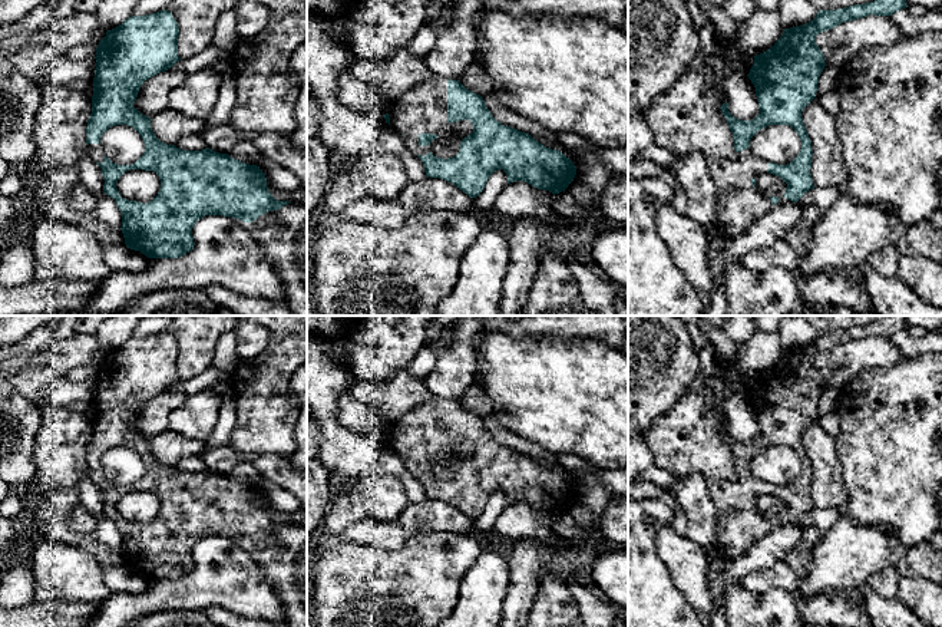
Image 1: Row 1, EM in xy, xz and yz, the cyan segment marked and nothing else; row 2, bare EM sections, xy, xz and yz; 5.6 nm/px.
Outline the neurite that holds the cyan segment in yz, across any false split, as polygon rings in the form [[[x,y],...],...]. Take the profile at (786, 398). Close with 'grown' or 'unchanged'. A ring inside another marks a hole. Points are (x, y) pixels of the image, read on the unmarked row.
[[[888,316],[865,326],[819,331],[812,343],[784,350],[769,372],[754,377],[747,397],[756,409],[760,435],[753,442],[740,442],[730,435],[728,425],[723,425],[720,430],[733,453],[736,478],[715,479],[708,485],[717,508],[717,544],[725,558],[743,557],[779,524],[780,519],[763,518],[756,512],[760,495],[780,498],[787,505],[784,519],[793,524],[814,509],[810,495],[812,462],[801,433],[816,419],[826,387],[816,357],[870,336],[892,337],[908,329],[905,317]],[[770,446],[789,446],[801,462],[799,476],[787,486],[767,484],[748,471],[751,459]]]; grown

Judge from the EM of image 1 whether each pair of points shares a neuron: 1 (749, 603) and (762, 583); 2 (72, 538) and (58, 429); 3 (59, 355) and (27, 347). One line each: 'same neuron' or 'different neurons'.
1: different neurons
2: same neuron
3: different neurons

